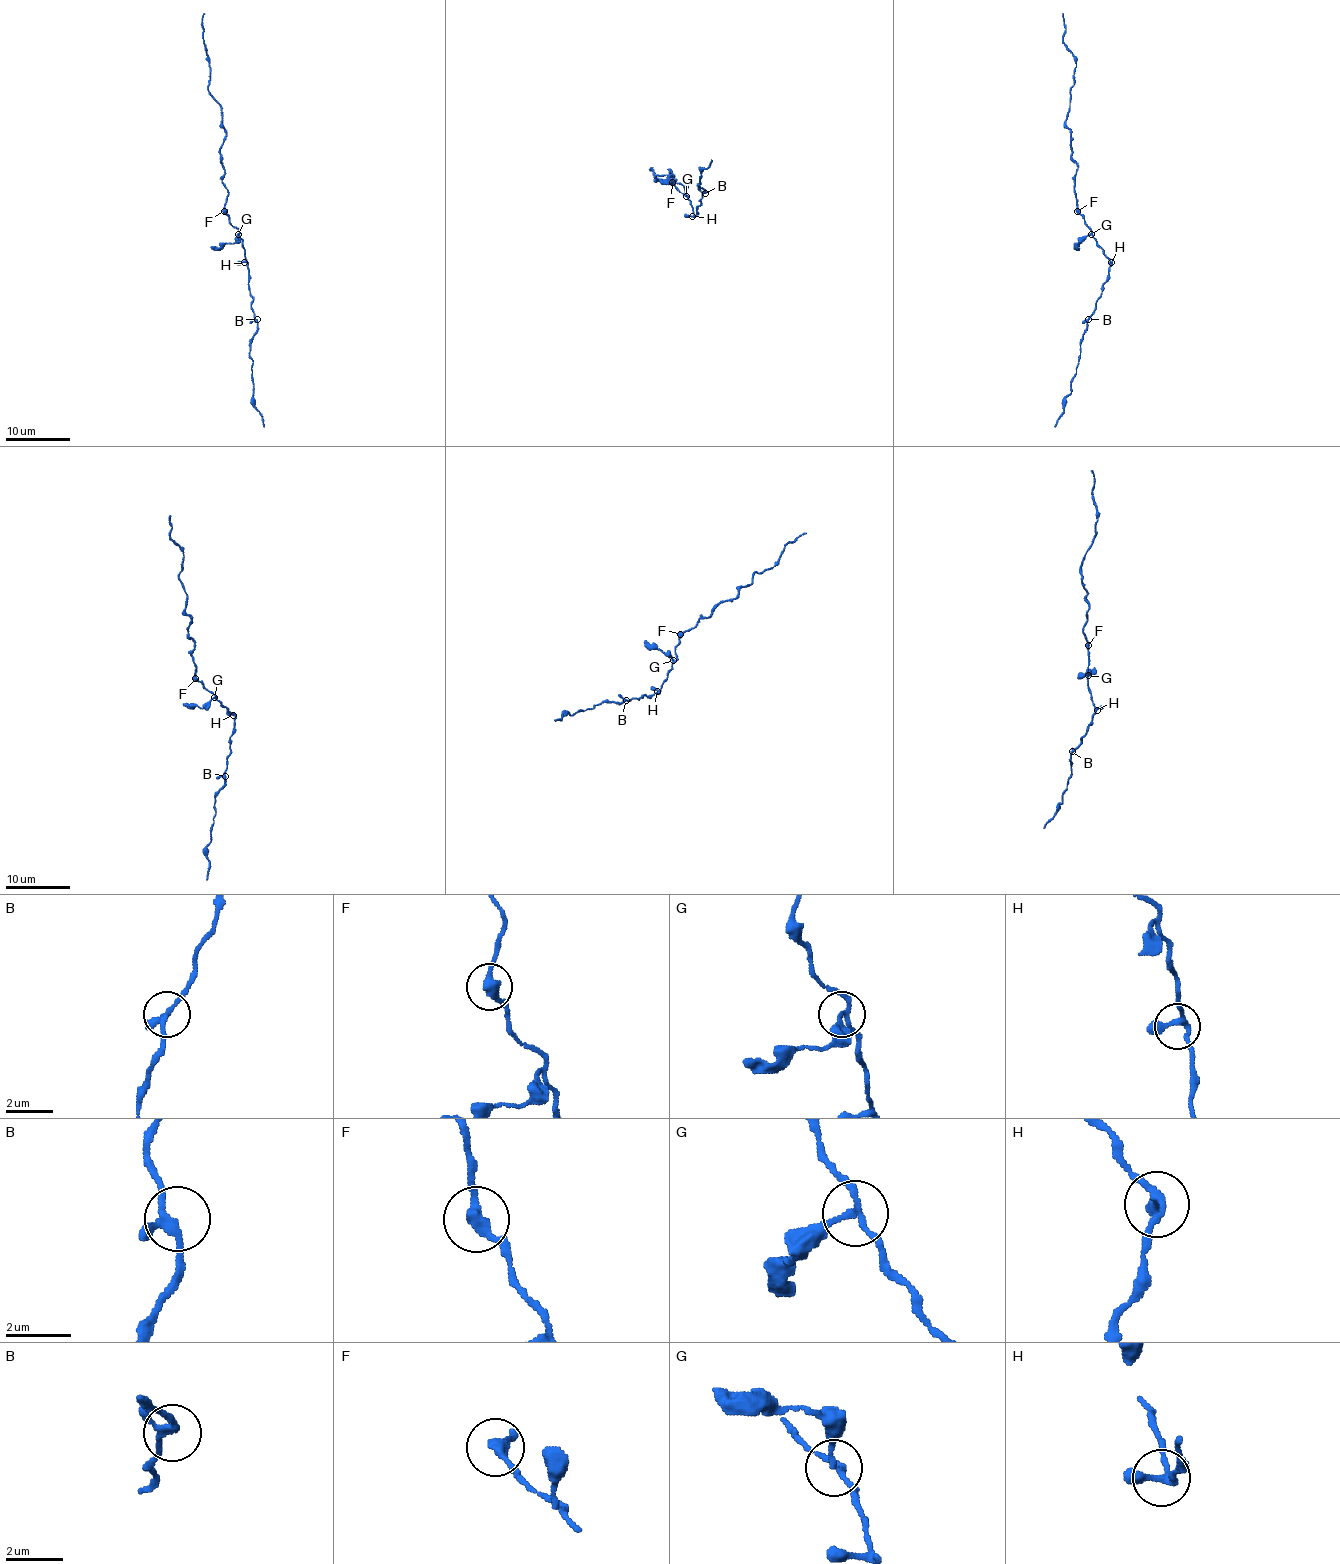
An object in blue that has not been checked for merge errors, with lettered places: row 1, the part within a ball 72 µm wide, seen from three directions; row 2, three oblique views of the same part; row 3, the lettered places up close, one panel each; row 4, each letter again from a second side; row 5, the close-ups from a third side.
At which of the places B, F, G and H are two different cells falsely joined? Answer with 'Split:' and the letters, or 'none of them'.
Split: G

